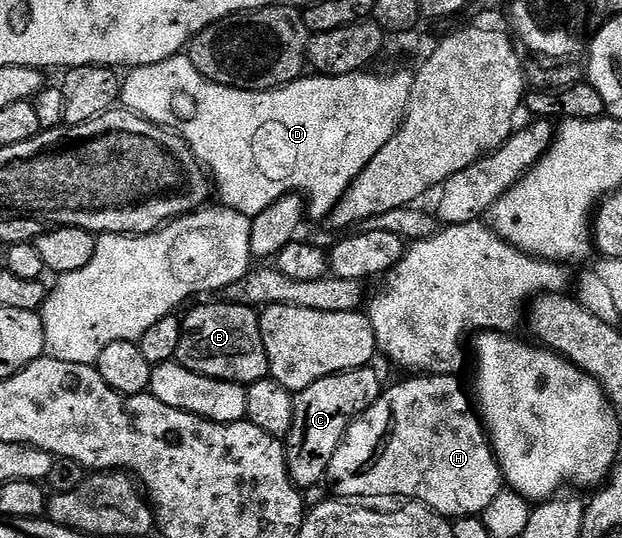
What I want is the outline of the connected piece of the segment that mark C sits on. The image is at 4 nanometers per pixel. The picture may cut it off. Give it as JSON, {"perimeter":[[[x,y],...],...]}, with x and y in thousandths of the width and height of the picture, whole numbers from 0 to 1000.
{"perimeter":[[[593,678],[553,690],[548,697],[518,701],[518,708],[505,708],[505,716],[474,736],[473,783],[460,810],[463,877],[474,905],[490,909],[523,896],[531,857],[537,857],[537,842],[543,842],[543,827],[550,827],[559,792],[574,771],[608,745],[614,714],[601,684]]]}

